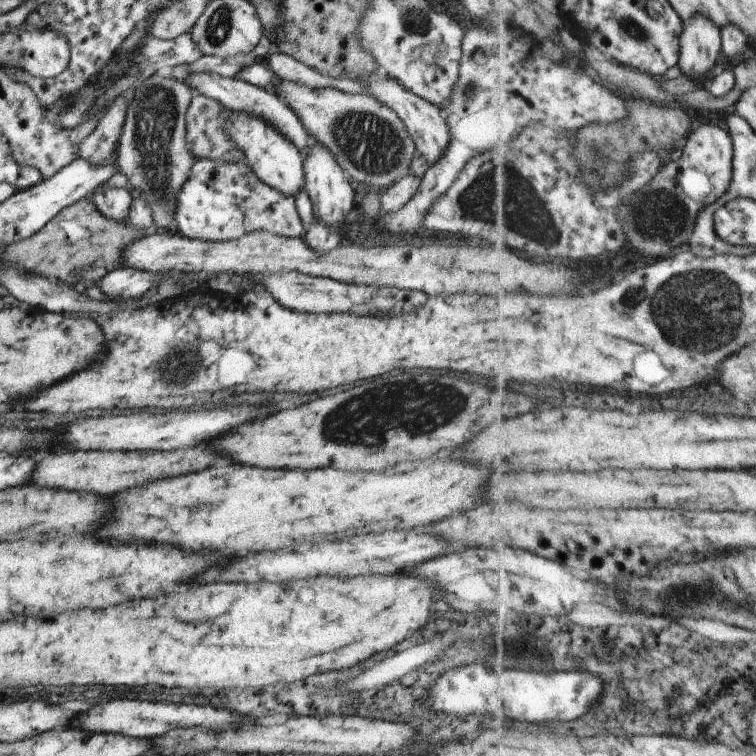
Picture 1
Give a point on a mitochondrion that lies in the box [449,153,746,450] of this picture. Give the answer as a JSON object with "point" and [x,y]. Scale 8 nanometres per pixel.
{"point":[696,310]}

